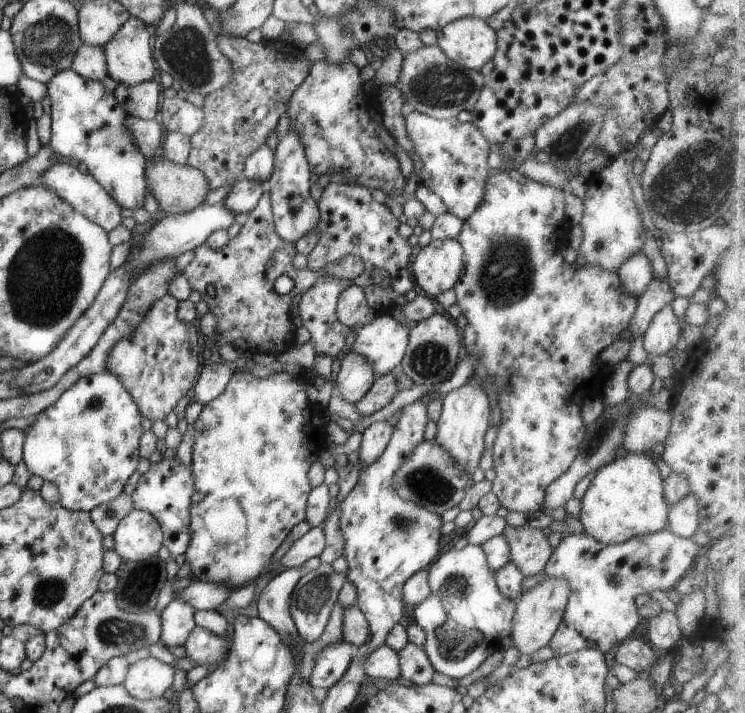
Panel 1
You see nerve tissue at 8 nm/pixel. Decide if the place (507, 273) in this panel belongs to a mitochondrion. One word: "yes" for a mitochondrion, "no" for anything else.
yes

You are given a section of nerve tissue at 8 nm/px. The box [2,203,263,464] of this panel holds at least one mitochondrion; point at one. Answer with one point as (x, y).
(44, 280)

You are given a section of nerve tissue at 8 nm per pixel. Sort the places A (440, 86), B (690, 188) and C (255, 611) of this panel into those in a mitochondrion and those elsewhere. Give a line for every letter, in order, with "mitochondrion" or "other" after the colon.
A: mitochondrion
B: mitochondrion
C: other

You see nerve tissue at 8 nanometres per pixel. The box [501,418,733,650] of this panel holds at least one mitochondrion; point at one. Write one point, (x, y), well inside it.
(618, 578)

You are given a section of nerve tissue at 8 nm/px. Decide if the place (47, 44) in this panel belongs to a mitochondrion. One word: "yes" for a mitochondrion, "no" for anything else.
yes

